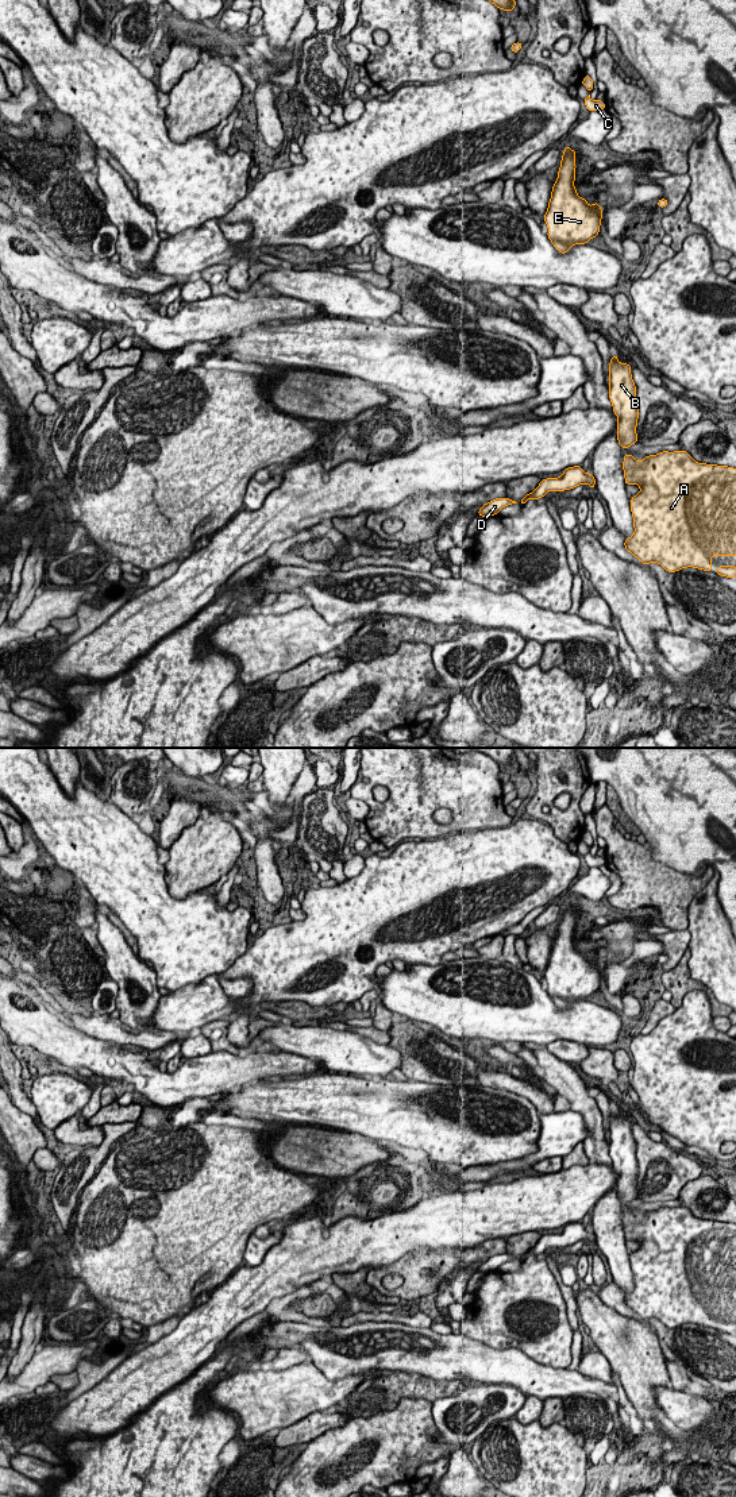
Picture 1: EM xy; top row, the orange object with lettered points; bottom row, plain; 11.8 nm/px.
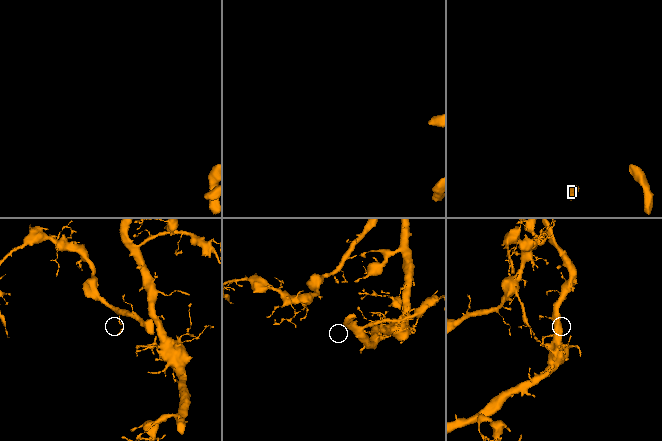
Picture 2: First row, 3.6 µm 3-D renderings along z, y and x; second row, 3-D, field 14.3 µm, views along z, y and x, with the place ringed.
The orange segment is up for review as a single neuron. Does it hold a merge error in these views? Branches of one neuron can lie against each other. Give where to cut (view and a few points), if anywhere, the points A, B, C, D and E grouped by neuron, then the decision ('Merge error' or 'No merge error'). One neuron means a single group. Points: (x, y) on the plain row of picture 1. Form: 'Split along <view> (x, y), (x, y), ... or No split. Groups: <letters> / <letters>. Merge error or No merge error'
No split. Groups: A B C D E. No merge error

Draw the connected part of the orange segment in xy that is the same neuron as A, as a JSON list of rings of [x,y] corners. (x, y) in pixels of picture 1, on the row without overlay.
[[[662,1207],[636,1216],[624,1211],[625,1241],[637,1241],[640,1247],[631,1254],[635,1288],[625,1295],[624,1303],[643,1320],[660,1320],[667,1328],[693,1323],[712,1327],[713,1312],[736,1311],[736,1224],[695,1218],[686,1207]]]

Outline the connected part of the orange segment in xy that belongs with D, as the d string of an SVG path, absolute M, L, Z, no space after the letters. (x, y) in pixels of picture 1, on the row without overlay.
M506 1253L492 1255L490 1258L485 1259L485 1261L478 1266L478 1272L489 1273L489 1272L498 1270L498 1268L500 1268L502 1263L505 1263L505 1262L508 1262L508 1261L512 1261L512 1259L517 1259L517 1258L513 1257L513 1255L509 1255L509 1254L506 1254Z

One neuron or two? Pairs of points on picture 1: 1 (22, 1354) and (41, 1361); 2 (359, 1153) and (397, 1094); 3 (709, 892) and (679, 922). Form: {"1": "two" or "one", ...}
{"1": "two", "2": "two", "3": "two"}

